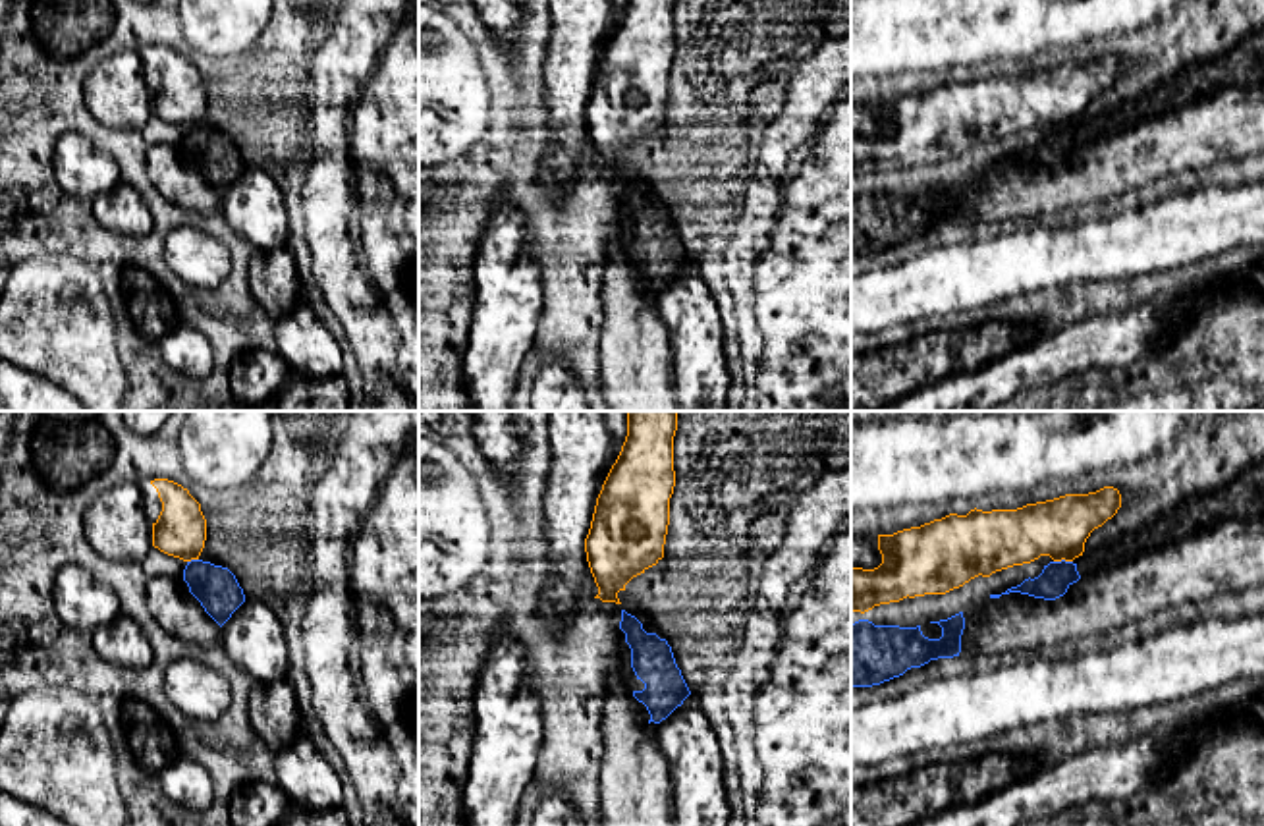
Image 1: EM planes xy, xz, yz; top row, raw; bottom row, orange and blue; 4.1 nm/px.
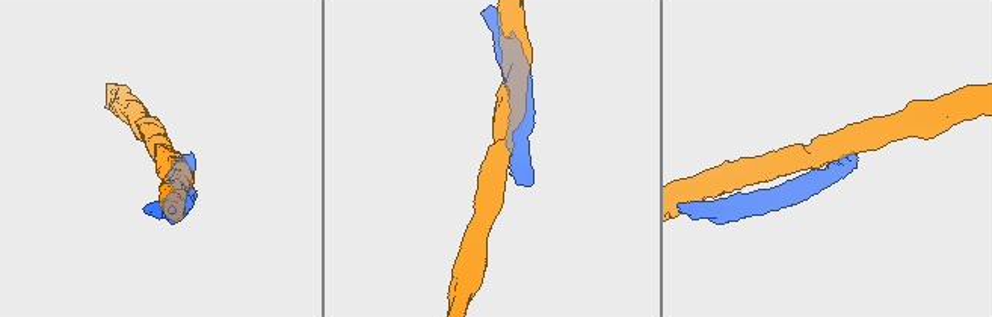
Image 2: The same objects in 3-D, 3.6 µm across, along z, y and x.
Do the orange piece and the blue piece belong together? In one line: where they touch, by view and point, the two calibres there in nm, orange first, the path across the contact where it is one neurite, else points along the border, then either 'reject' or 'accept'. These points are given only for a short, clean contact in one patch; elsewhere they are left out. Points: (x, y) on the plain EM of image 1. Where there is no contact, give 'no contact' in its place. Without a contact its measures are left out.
meets orange in yz at (1062, 126); 240 nm thick on the orange side, 130 nm on the other; border along yz (1071, 128), (1054, 130); reject

